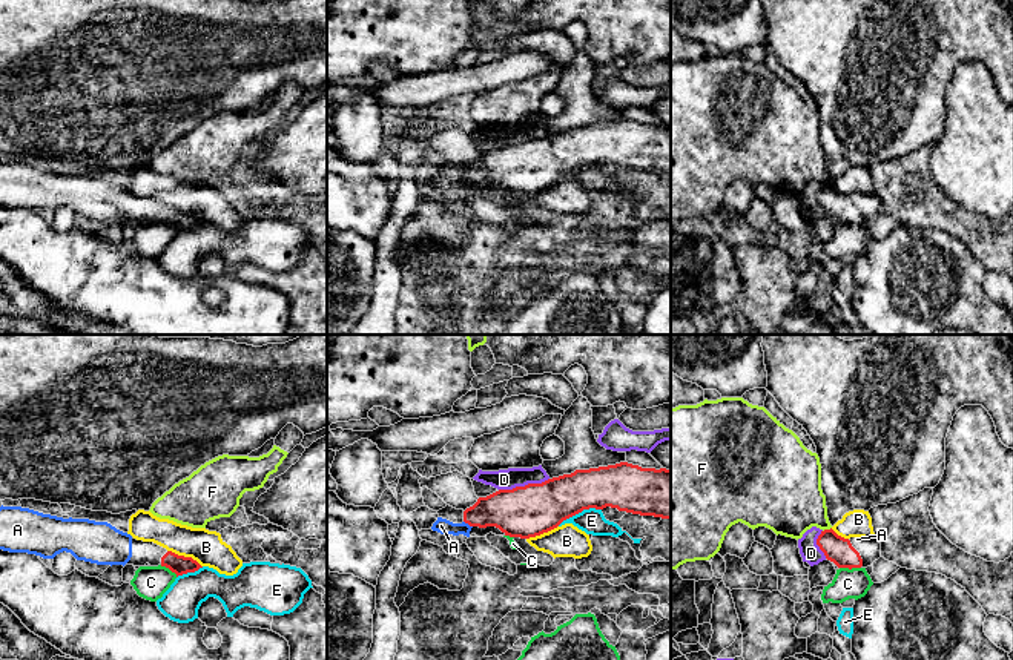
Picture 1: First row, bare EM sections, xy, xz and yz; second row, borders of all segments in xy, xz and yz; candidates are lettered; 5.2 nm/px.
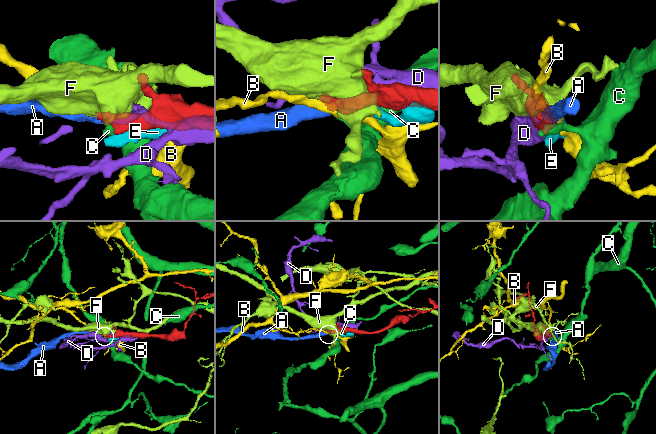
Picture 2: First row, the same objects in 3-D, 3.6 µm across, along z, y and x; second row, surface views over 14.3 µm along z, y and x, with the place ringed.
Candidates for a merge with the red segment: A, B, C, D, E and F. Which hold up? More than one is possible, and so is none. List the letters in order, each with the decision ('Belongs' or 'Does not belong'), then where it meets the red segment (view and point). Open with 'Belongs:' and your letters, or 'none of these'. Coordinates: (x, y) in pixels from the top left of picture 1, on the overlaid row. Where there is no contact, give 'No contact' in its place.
Belongs: A
A: Belongs. Touches red at xz (468, 524)
B: Does not belong. Touches red at xy (183, 556)
C: Does not belong. Touches red at yz (851, 568)
D: Does not belong. Touches red at xz (525, 485)
E: Does not belong. Touches red at xz (579, 511)
F: Does not belong. Touches red at yz (826, 530)

